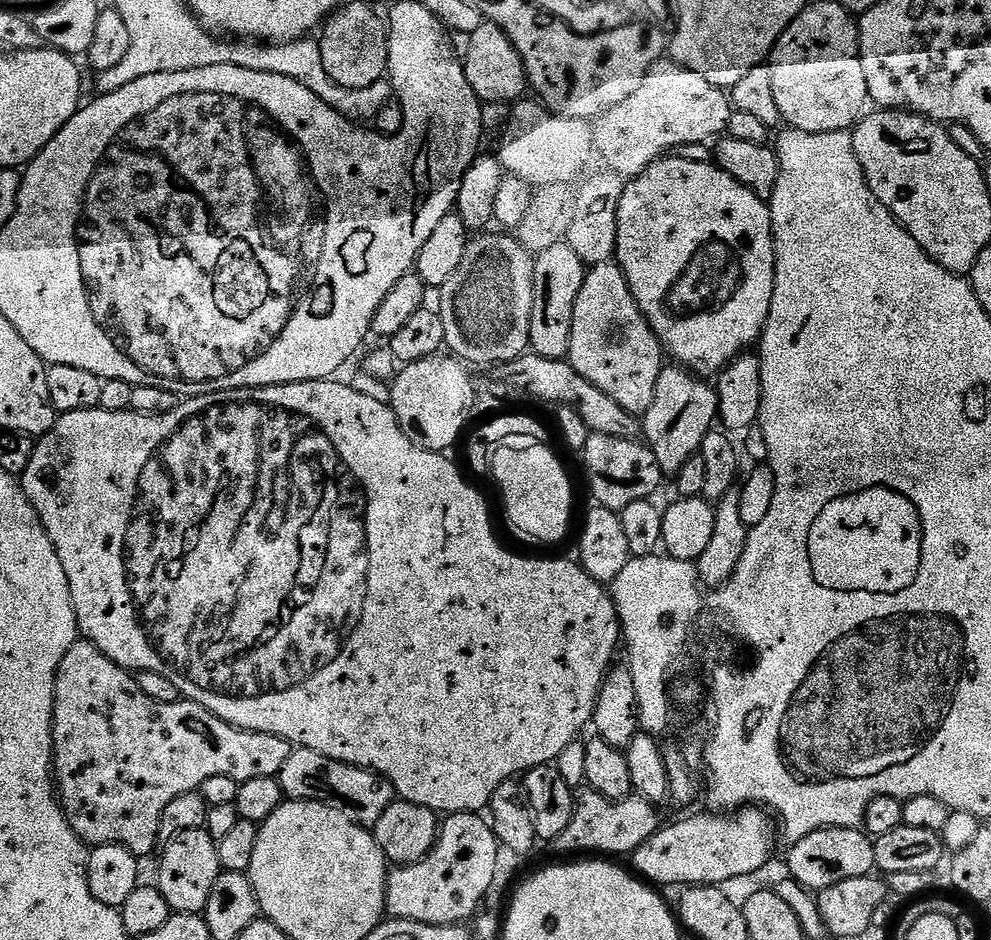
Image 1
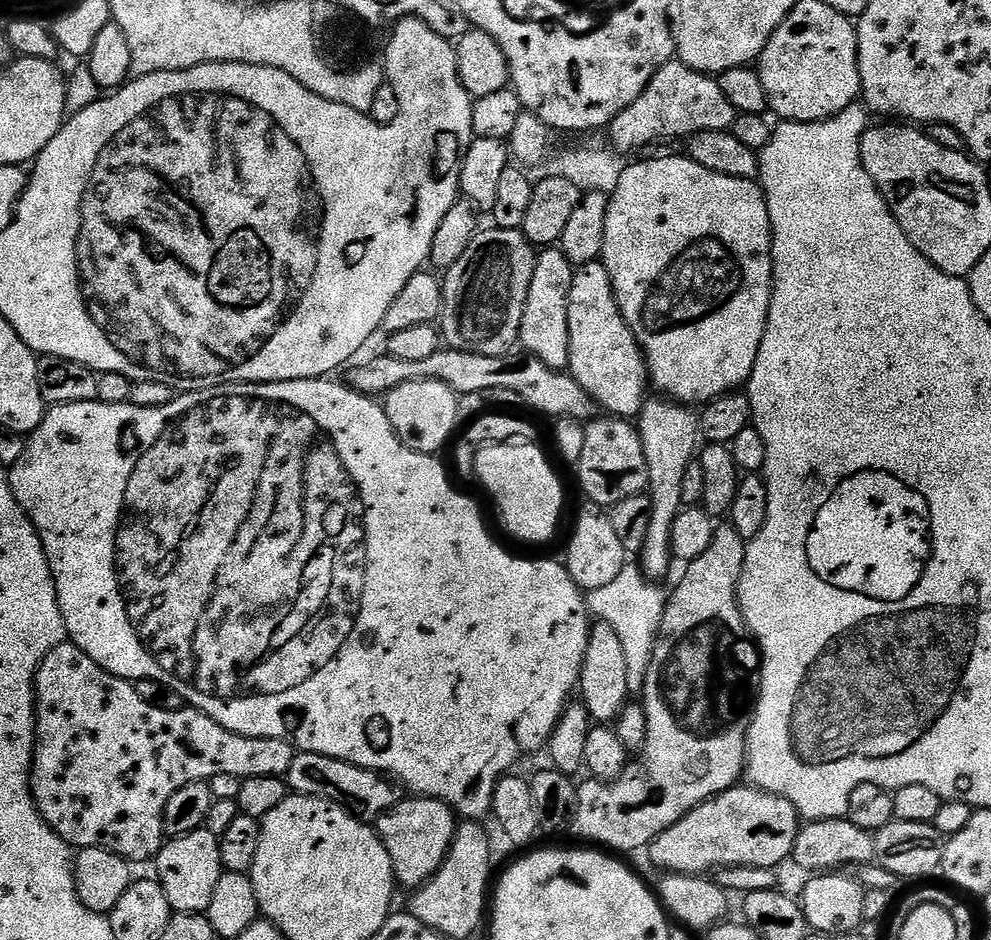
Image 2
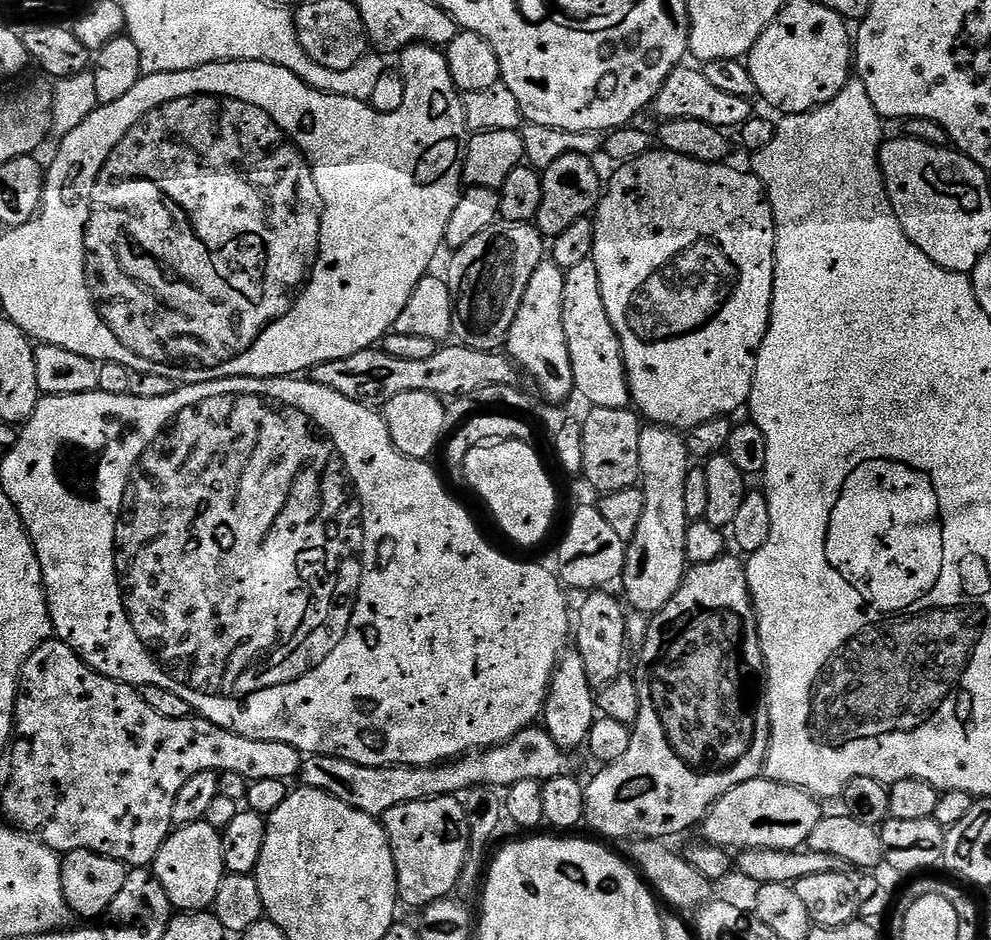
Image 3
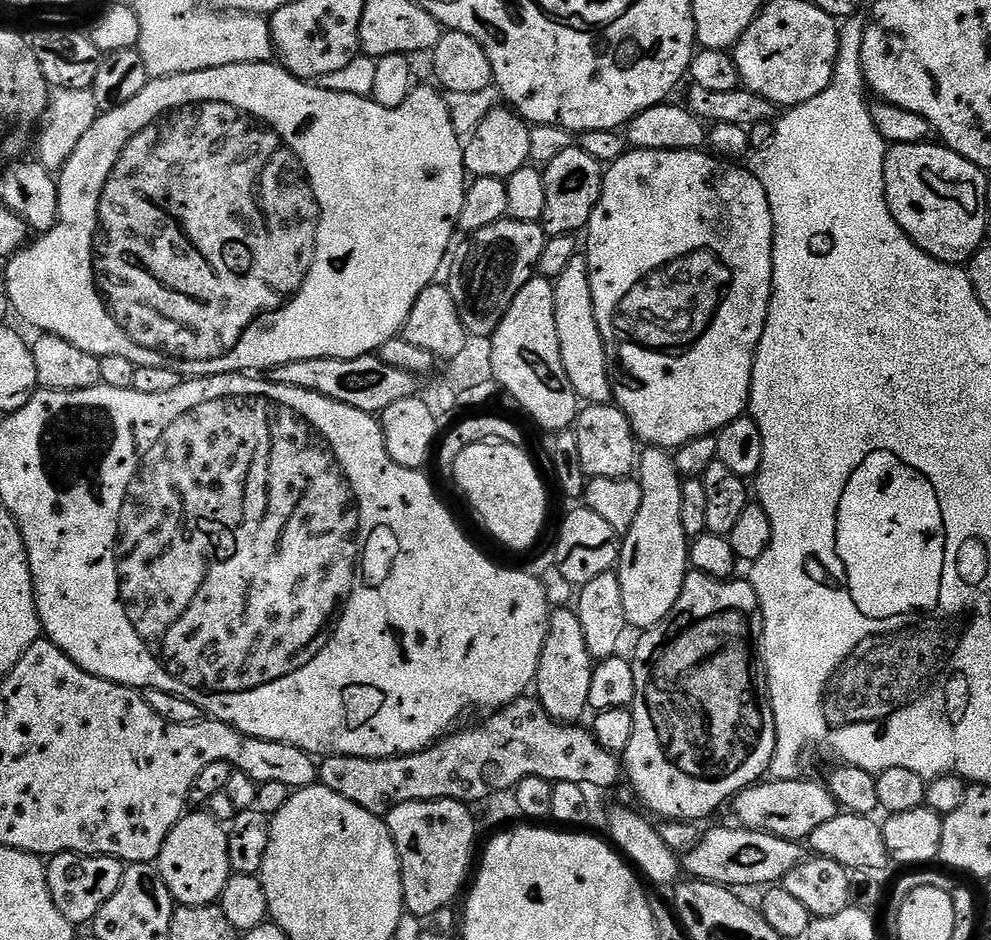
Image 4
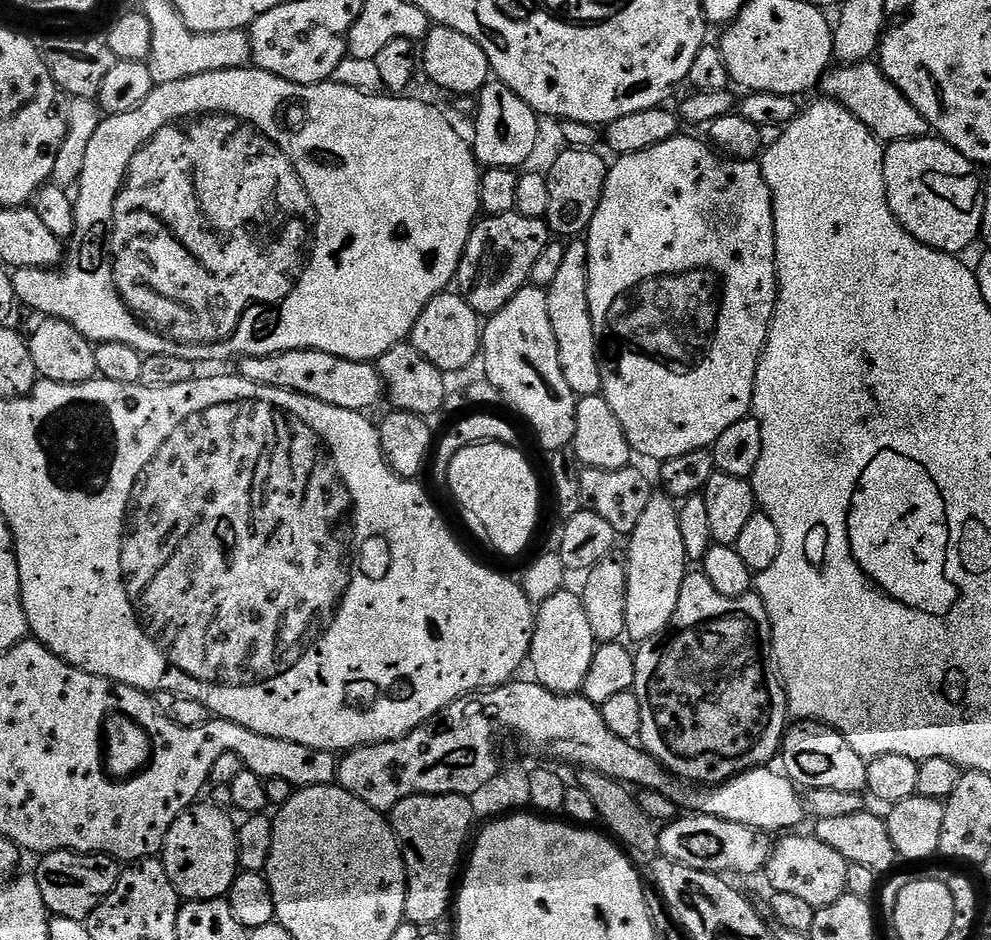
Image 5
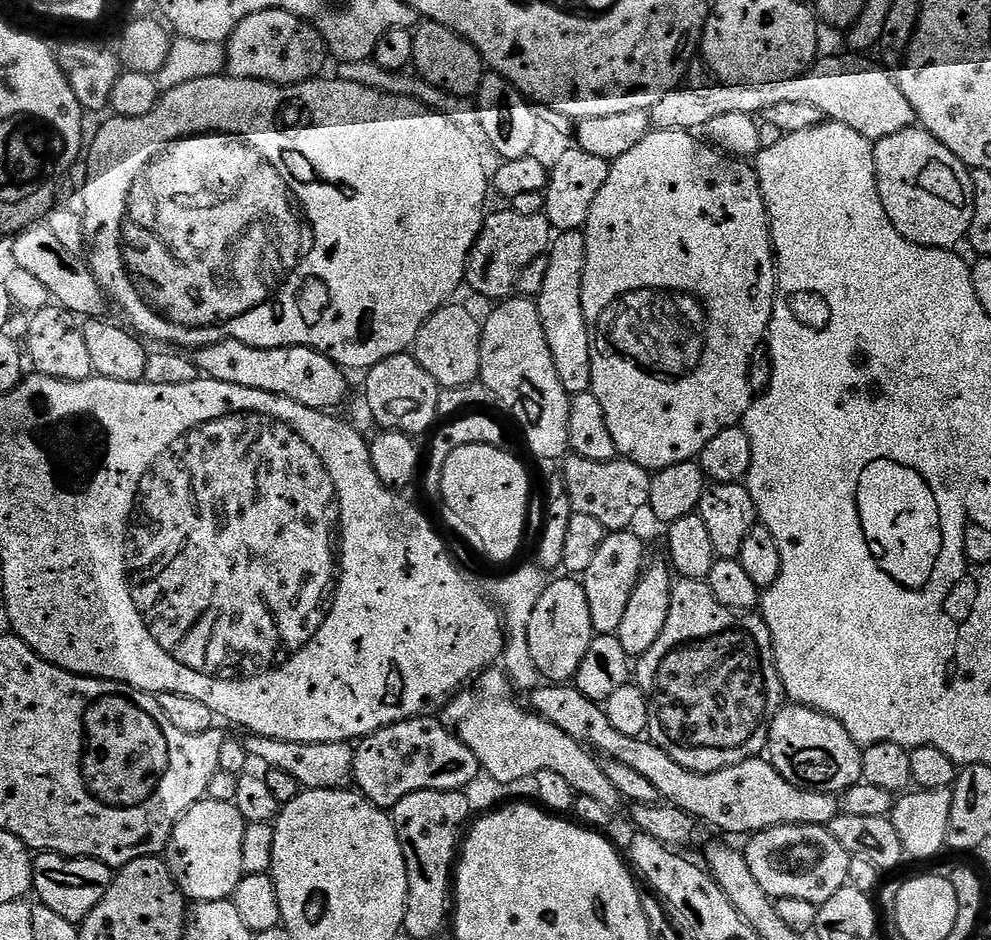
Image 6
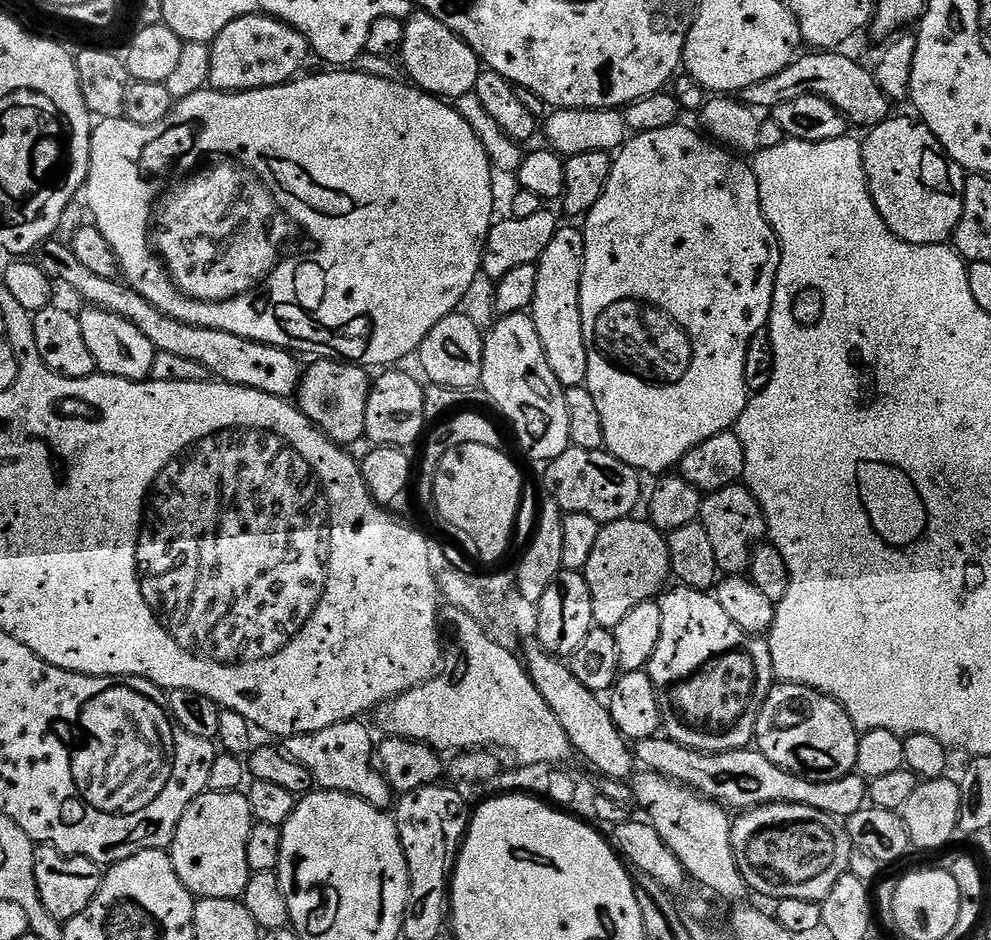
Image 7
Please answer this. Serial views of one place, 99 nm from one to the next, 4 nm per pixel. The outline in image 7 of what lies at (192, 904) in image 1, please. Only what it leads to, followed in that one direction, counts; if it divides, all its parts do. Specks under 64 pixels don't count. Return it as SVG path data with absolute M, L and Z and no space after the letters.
M203 792L182 814L172 839L170 855L178 878L193 897L239 900L249 878L246 841L253 826L247 795L238 792Z

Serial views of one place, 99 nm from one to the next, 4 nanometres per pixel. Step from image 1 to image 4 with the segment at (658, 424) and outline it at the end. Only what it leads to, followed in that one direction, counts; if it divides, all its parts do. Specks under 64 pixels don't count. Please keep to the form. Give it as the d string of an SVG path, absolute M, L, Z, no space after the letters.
M645 447L638 456L638 479L642 486L642 506L634 517L634 526L623 533L618 575L622 582L622 610L634 629L647 630L662 622L690 571L690 537L682 530L682 477L671 451Z

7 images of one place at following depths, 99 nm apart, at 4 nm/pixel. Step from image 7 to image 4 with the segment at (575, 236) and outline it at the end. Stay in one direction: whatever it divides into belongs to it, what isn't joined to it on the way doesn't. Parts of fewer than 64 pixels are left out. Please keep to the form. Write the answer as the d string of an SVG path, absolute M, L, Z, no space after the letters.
M576 255L570 266L566 266L566 270L562 270L562 274L555 277L554 283L554 318L558 322L562 366L566 366L566 374L574 386L576 395L585 405L611 404L612 379L608 376L608 355L604 349L602 334L594 318L587 255Z

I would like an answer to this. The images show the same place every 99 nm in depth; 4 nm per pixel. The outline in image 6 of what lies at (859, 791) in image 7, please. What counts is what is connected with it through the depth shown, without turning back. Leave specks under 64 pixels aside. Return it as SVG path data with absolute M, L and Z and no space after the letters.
M552 682L547 686L533 688L530 692L530 707L533 712L537 712L542 718L546 718L558 730L570 734L570 738L580 741L581 744L597 753L605 752L603 755L609 760L617 760L630 770L642 774L642 778L647 778L651 784L658 789L661 801L667 802L671 807L681 808L681 810L697 821L705 820L708 824L713 824L716 828L721 828L724 832L729 832L732 836L747 838L754 832L761 832L766 828L773 828L782 824L823 824L831 825L835 816L841 815L842 804L833 793L817 792L815 788L800 788L792 784L767 759L757 758L747 760L734 766L726 766L717 772L691 772L686 766L679 764L666 752L653 744L651 739L639 736L627 736L614 726L610 726L610 718L604 713L603 707L597 701L586 698L574 686L565 686L560 682Z

